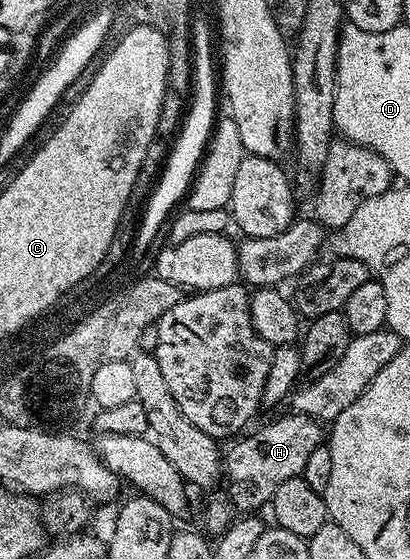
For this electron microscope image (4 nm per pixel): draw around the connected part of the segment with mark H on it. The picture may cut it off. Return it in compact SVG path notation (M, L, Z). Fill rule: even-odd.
M289 414L282 415L279 419L274 419L271 423L264 424L259 431L254 431L251 435L243 434L237 440L239 443L230 452L228 450L225 452L224 487L226 483L226 495L230 499L214 499L207 505L206 512L202 515L202 523L211 531L211 533L209 532L211 536L217 537L221 535L222 531L235 518L236 513L254 513L259 510L257 507L265 508L269 504L271 497L276 493L276 489L280 489L280 485L284 485L284 481L299 478L304 465L308 462L308 456L317 447L323 446L324 427L319 420L307 415Z

